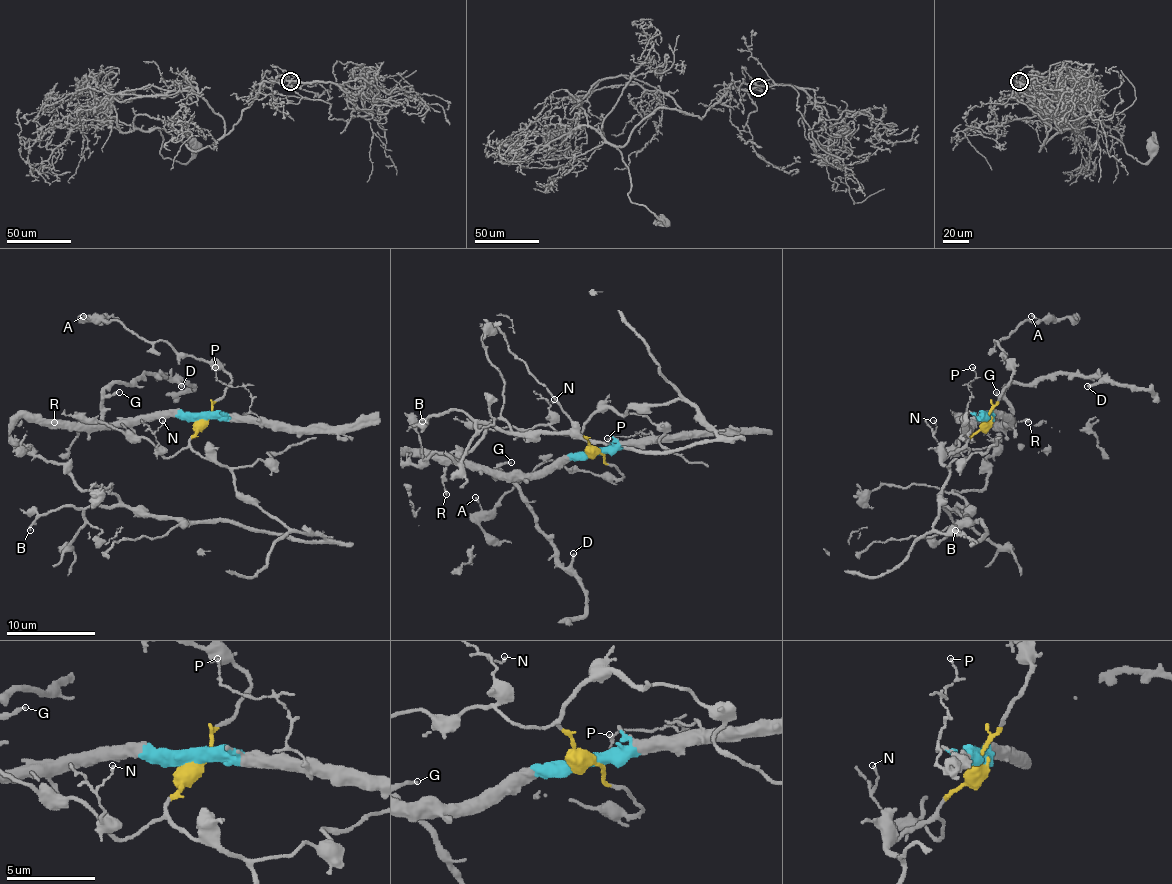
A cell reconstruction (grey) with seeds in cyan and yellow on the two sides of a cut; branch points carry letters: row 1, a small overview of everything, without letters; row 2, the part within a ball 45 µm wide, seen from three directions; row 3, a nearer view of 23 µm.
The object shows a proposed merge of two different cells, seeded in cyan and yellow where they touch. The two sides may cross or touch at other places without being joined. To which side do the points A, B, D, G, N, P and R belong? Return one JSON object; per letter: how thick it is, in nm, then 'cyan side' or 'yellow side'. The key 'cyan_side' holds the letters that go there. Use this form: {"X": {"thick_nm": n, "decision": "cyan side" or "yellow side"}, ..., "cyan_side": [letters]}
{"A": {"thick_nm": 140, "decision": "yellow side"}, "B": {"thick_nm": 140, "decision": "yellow side"}, "D": {"thick_nm": 240, "decision": "cyan side"}, "G": {"thick_nm": 190, "decision": "cyan side"}, "N": {"thick_nm": 110, "decision": "yellow side"}, "P": {"thick_nm": 120, "decision": "cyan side"}, "R": {"thick_nm": 200, "decision": "cyan side"}, "cyan_side": ["D", "G", "P", "R"]}

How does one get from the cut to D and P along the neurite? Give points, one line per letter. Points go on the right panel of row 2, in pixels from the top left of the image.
D: (986, 420), (1009, 420), (1004, 393), (1013, 382), (1033, 384), (1053, 373), (1102, 380), (1086, 387)
P: (986, 420), (968, 415), (966, 409), (971, 393), (968, 387), (975, 378), (973, 366)

